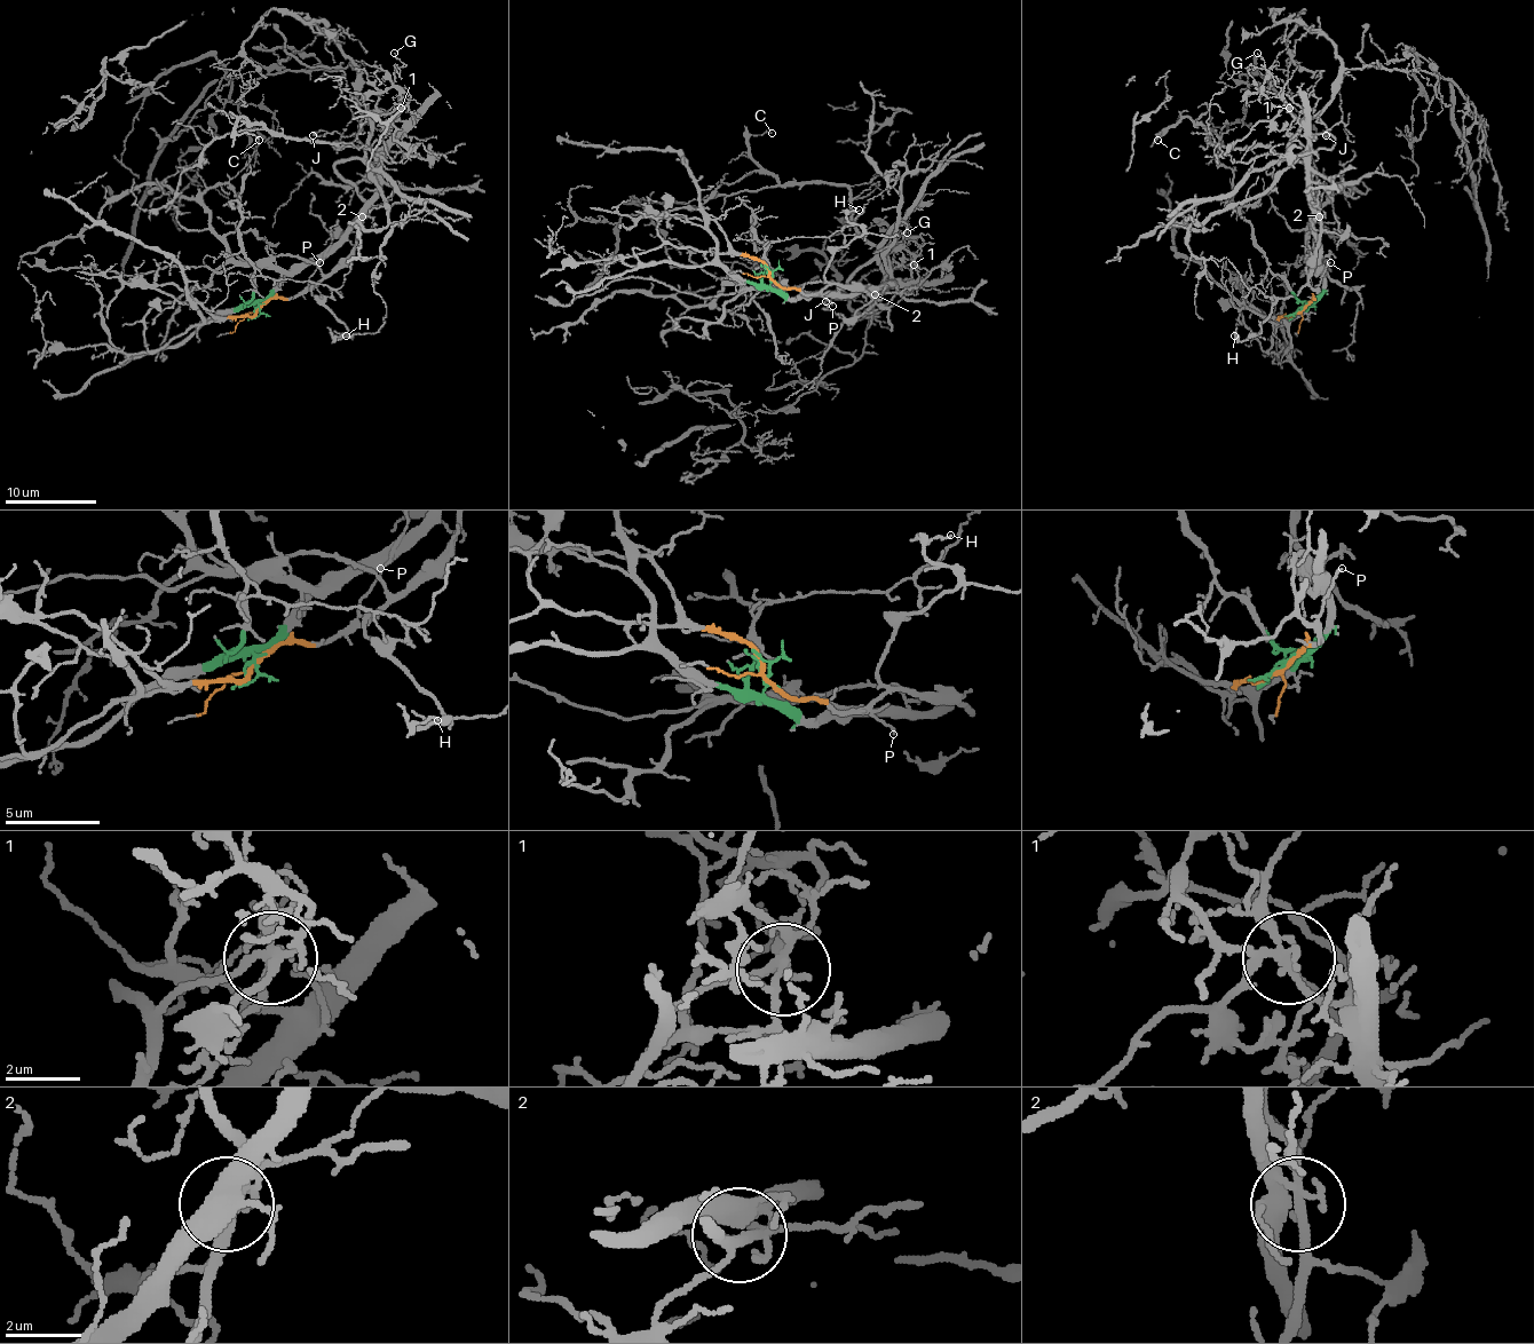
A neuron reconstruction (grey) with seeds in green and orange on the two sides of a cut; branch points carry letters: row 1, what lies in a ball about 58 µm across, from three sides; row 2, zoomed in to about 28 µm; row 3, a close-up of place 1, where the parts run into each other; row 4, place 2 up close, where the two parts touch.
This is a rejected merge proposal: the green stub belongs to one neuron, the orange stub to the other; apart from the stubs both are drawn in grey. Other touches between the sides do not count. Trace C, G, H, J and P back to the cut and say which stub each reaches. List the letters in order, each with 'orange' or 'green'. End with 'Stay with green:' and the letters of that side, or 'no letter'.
C: green
G: green
H: orange
J: orange
P: orange
Stay with green: C, G

